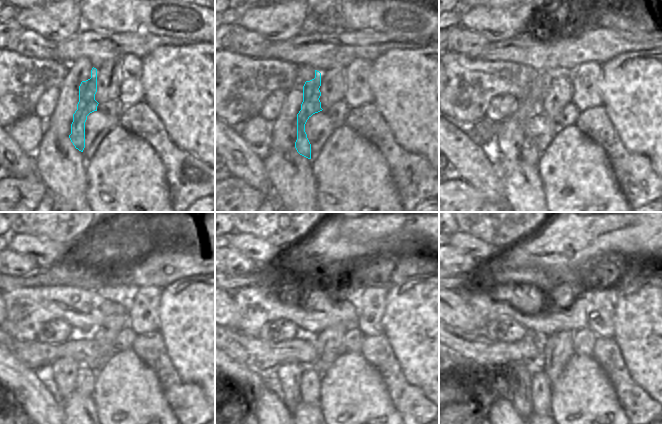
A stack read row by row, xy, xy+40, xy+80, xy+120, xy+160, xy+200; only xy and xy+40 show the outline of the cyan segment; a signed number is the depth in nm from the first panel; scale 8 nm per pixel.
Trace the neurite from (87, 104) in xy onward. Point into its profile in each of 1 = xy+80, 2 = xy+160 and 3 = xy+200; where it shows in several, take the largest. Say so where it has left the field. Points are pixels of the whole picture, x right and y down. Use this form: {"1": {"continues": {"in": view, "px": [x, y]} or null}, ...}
{"1": {"continues": {"in": "xy+80", "px": [534, 105]}}, "2": {"continues": {"in": "xy+160", "px": [311, 384]}}, "3": {"continues": {"in": "xy+200", "px": [541, 389]}}}

